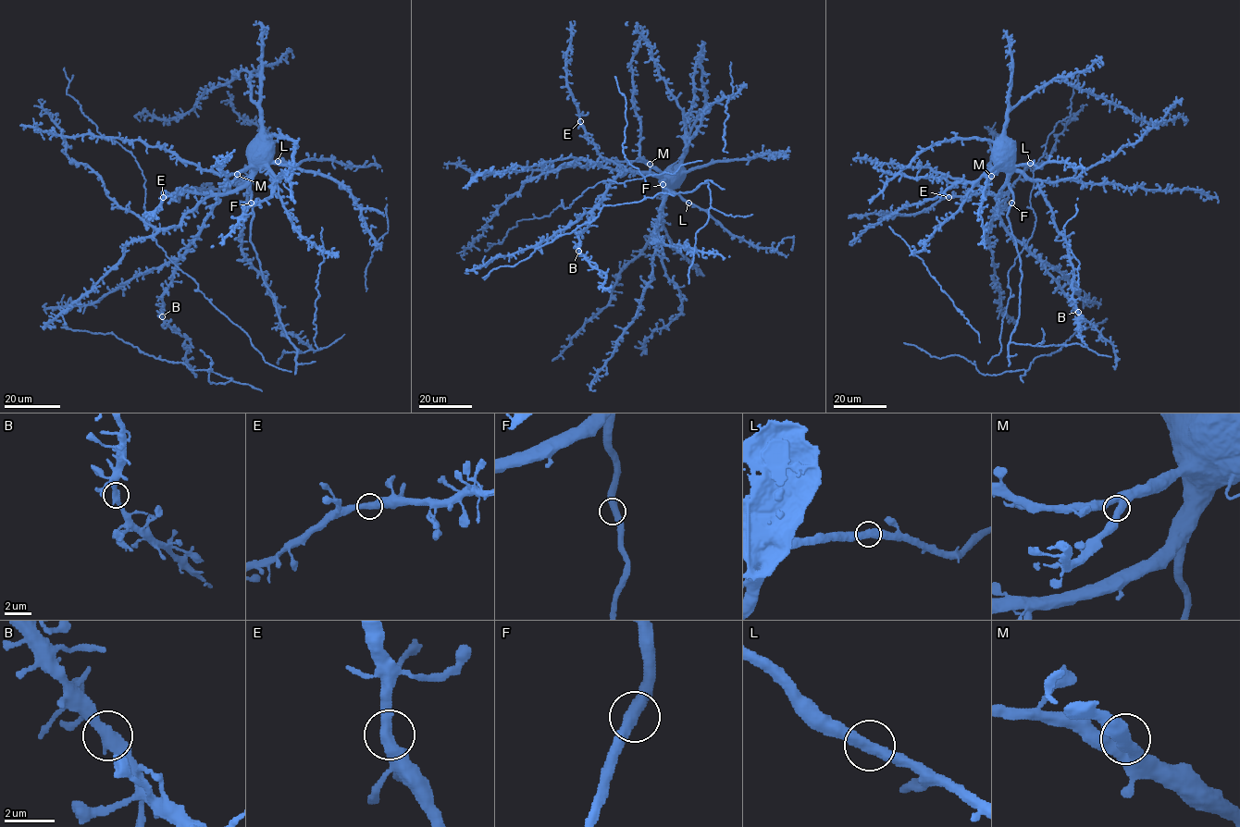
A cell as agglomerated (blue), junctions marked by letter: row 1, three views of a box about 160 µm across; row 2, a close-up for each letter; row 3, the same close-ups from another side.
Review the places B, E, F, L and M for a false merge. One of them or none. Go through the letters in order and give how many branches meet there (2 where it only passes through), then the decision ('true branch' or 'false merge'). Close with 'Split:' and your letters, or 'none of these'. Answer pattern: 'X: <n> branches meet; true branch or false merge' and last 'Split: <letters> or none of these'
B: 2 branches meet; true branch
E: 2 branches meet; true branch
F: 2 branches meet; true branch
L: 2 branches meet; true branch
M: 2 branches meet; true branch
Split: none of these

